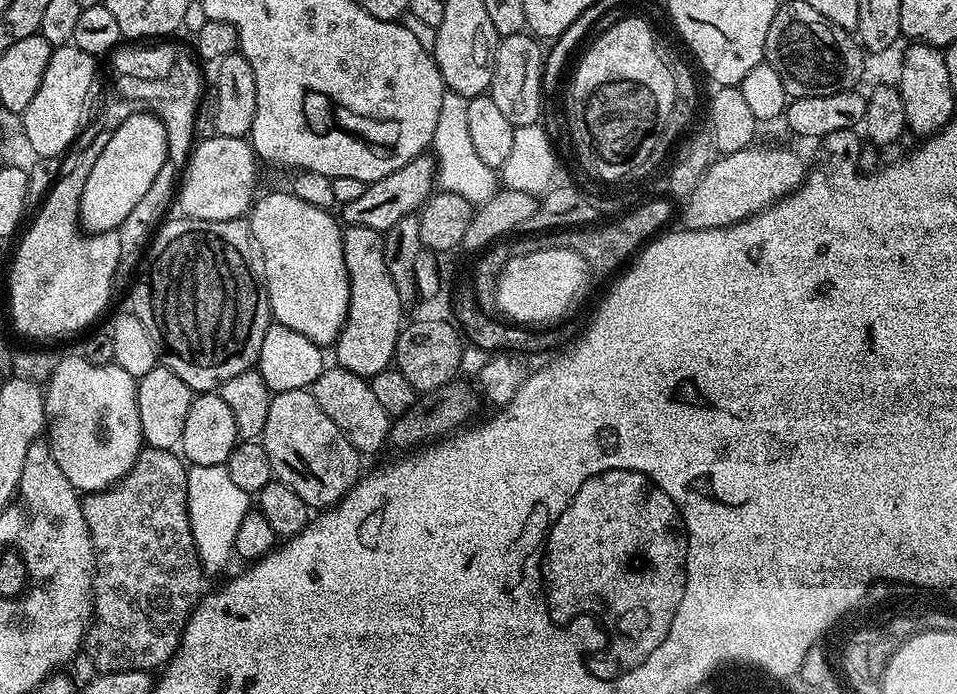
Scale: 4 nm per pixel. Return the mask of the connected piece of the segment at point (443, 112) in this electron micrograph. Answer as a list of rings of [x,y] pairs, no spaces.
[[[445,91],[442,107],[438,110],[438,126],[434,126],[434,138],[430,145],[436,162],[436,184],[445,192],[453,192],[469,200],[472,205],[485,204],[498,191],[497,169],[486,166],[470,143],[470,129],[466,115],[469,97],[457,92]]]

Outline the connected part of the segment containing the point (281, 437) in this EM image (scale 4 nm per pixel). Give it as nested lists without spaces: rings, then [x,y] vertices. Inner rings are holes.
[[[307,388],[286,390],[273,395],[270,414],[266,414],[262,443],[270,458],[273,477],[290,486],[290,490],[294,490],[294,494],[298,494],[298,498],[302,498],[302,502],[306,502],[312,510],[331,509],[338,501],[344,499],[344,495],[353,488],[362,475],[361,453],[346,439],[342,430],[338,430],[338,426],[330,422],[330,417],[322,411],[322,406],[318,406],[318,402],[314,402],[311,391]]]

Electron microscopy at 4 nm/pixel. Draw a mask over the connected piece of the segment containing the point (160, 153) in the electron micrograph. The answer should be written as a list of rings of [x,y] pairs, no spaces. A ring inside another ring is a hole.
[[[147,110],[139,111],[133,111],[121,125],[111,129],[106,148],[99,155],[98,162],[91,167],[90,176],[86,178],[80,202],[80,226],[85,233],[98,233],[119,228],[123,219],[130,214],[130,210],[134,209],[153,185],[154,178],[157,177],[163,164],[168,162],[168,139],[162,122]]]

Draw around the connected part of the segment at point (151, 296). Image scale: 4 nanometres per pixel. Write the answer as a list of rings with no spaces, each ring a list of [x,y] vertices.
[[[179,218],[161,223],[158,231],[151,237],[150,247],[146,252],[146,263],[139,269],[140,277],[132,288],[132,304],[130,311],[138,318],[142,318],[142,326],[150,330],[150,338],[154,338],[156,350],[163,367],[168,368],[186,386],[192,388],[193,393],[211,392],[219,389],[220,385],[226,382],[226,378],[234,378],[234,374],[242,374],[249,371],[259,361],[262,350],[262,338],[266,338],[266,330],[270,327],[270,309],[268,306],[267,291],[262,290],[261,285],[252,277],[252,259],[255,261],[258,256],[258,249],[252,238],[252,230],[247,219],[239,220],[190,220]]]

